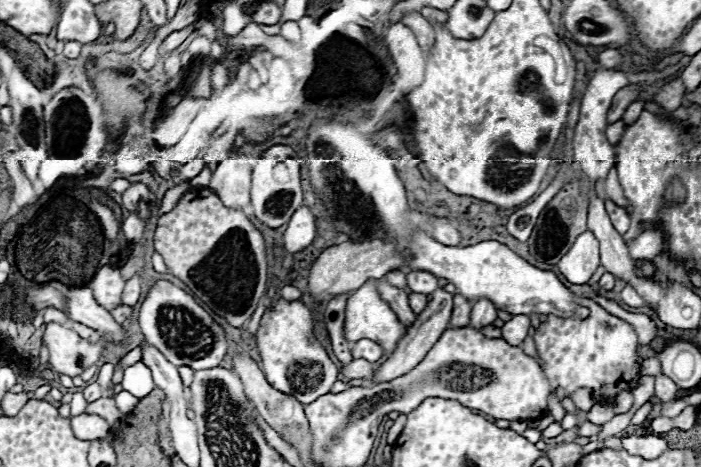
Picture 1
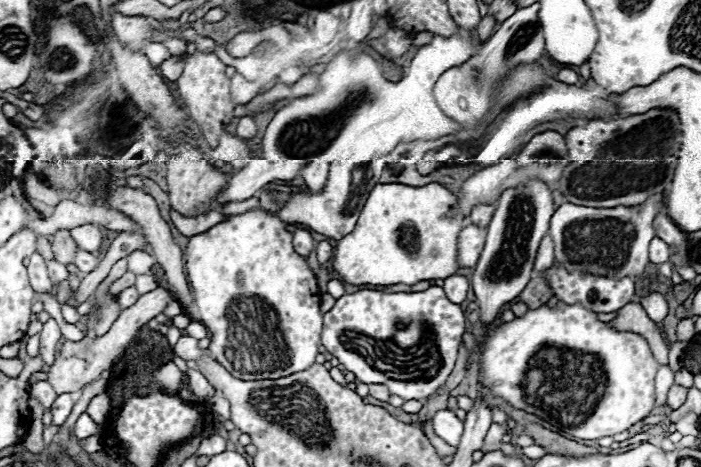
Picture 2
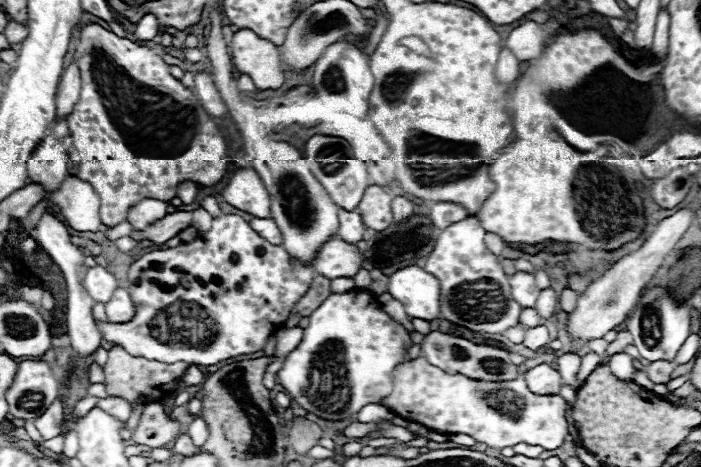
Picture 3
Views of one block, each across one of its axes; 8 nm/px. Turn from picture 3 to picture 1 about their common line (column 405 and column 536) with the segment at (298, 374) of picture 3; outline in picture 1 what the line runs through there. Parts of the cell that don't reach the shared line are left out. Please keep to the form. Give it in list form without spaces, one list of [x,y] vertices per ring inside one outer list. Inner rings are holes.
[[[576,298],[576,304],[590,308],[590,316],[580,320],[580,318],[558,318],[554,314],[548,314],[546,322],[542,322],[534,330],[536,358],[538,358],[542,372],[546,374],[546,378],[550,382],[550,404],[548,404],[548,408],[556,420],[560,416],[560,402],[562,402],[558,398],[558,388],[562,388],[566,392],[566,398],[570,398],[578,388],[586,388],[586,390],[590,390],[594,400],[602,400],[602,390],[604,390],[604,400],[612,400],[620,392],[632,390],[638,384],[638,376],[640,376],[640,358],[636,354],[638,336],[636,336],[634,328],[626,320],[620,320],[620,318],[608,314],[602,306],[592,302],[590,298]]]

